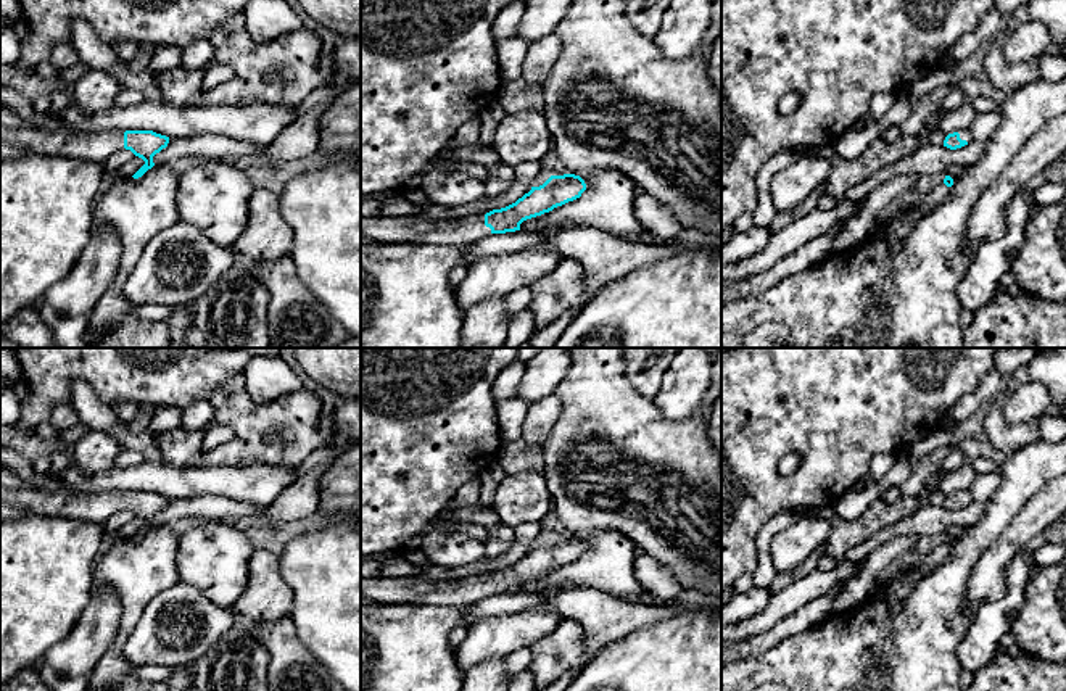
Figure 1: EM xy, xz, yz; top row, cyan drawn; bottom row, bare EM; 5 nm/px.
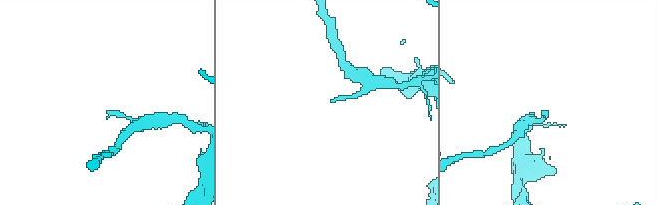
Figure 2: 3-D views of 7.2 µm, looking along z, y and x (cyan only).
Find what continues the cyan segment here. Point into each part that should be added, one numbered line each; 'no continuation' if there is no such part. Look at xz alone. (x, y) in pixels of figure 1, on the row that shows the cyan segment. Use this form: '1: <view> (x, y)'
1: xz (471, 229)

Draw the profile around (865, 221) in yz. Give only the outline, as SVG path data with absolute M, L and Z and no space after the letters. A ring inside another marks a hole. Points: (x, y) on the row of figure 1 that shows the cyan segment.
M900 174L881 182L874 190L871 190L865 198L861 209L845 224L844 230L834 238L828 256L863 243L879 226L878 216L882 208L900 193L913 188L918 177L919 176L915 174Z

